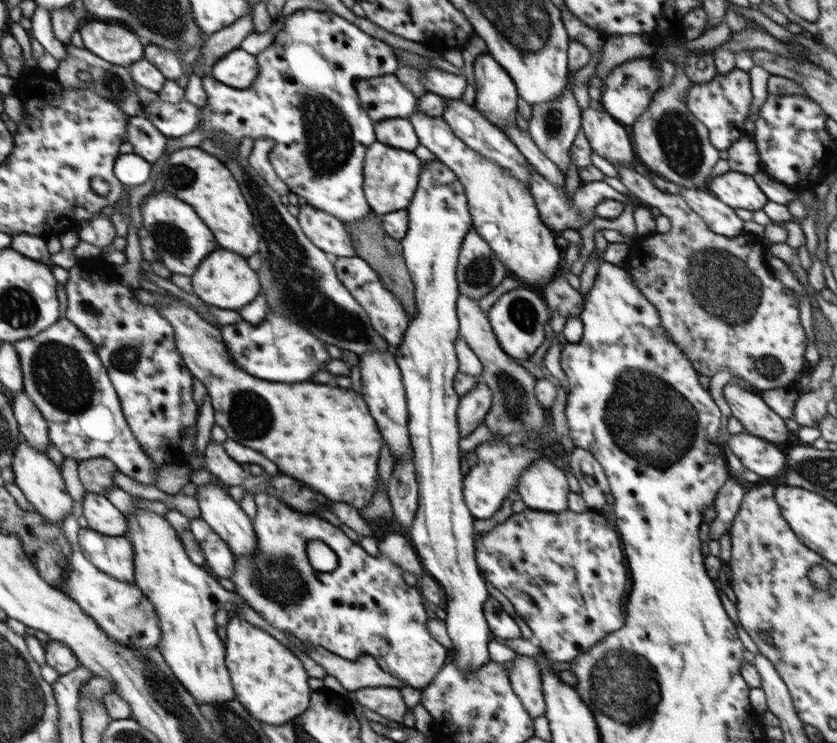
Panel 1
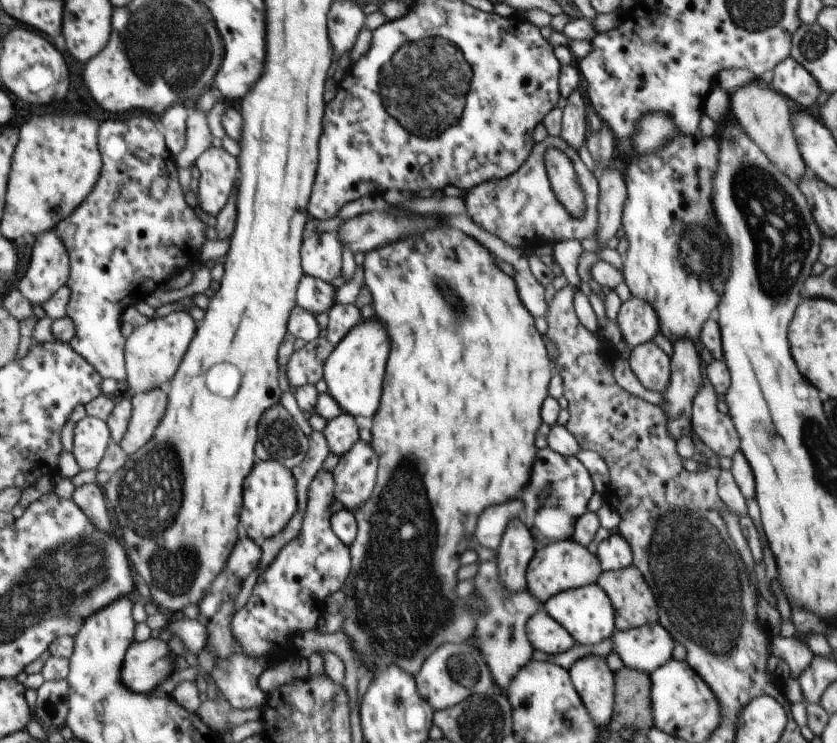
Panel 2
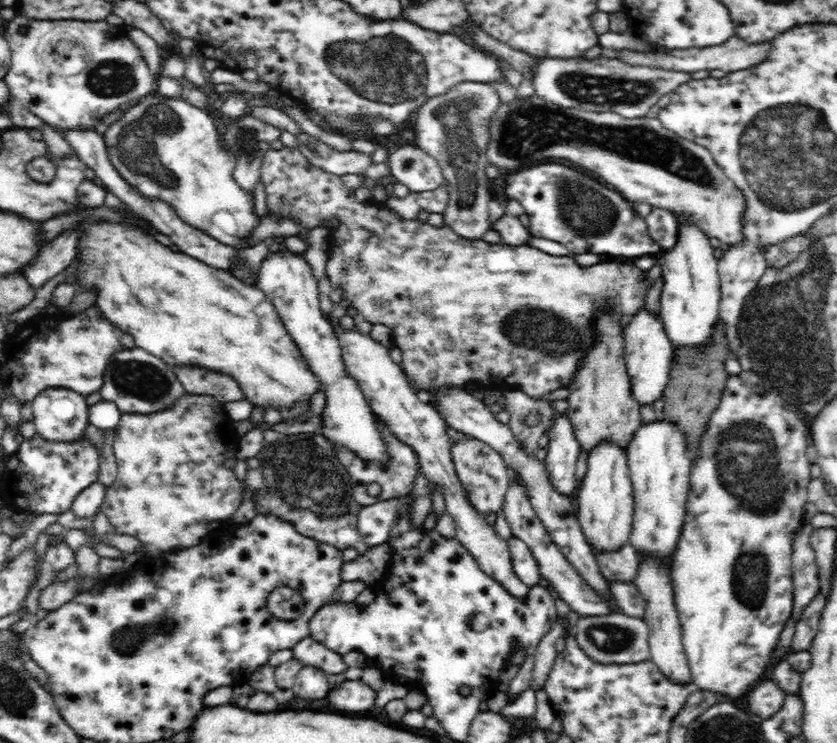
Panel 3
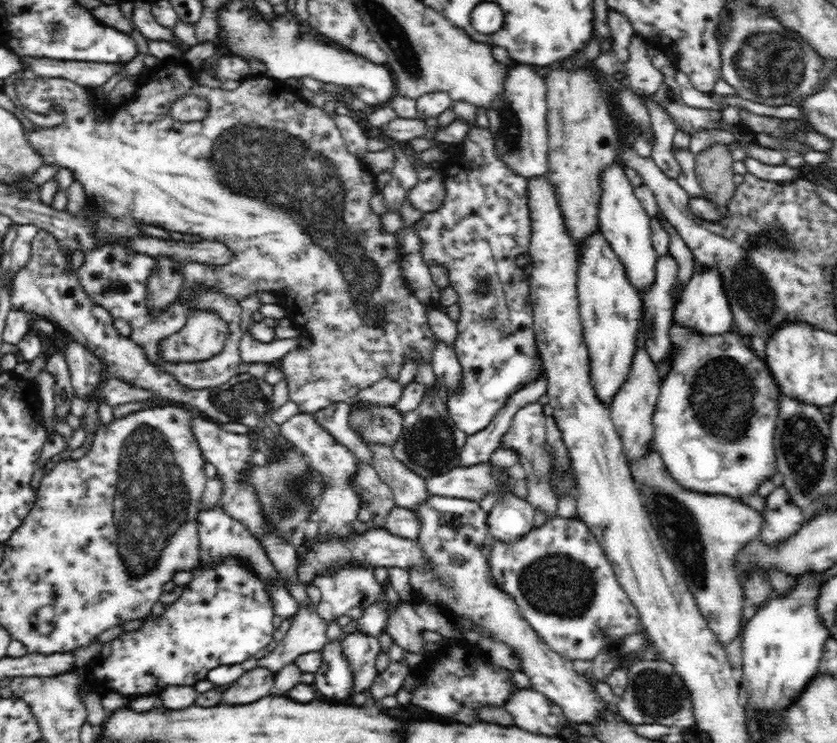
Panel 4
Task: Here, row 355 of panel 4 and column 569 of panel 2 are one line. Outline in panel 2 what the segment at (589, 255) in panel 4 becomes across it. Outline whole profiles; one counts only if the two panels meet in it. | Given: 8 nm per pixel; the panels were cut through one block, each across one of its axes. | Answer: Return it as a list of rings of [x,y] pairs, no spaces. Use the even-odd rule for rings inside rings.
[[[597,582],[559,592],[542,606],[578,644],[594,646],[594,644],[611,638],[616,631],[616,614],[613,604]]]

